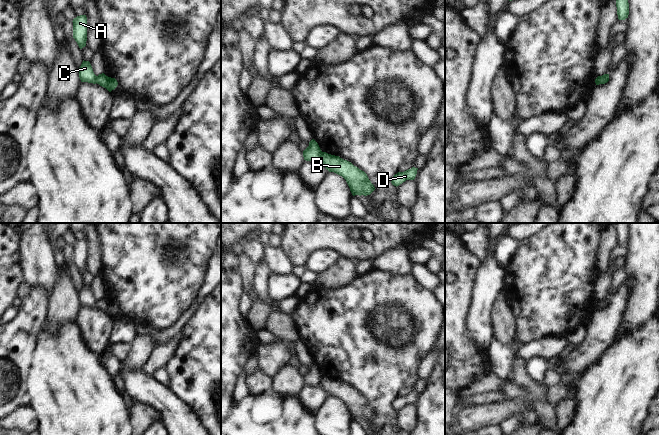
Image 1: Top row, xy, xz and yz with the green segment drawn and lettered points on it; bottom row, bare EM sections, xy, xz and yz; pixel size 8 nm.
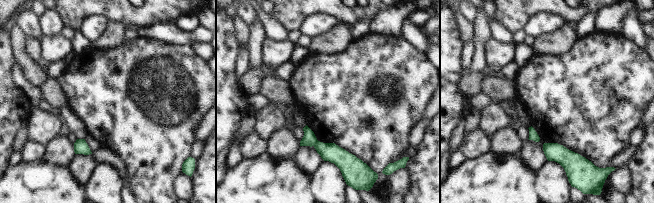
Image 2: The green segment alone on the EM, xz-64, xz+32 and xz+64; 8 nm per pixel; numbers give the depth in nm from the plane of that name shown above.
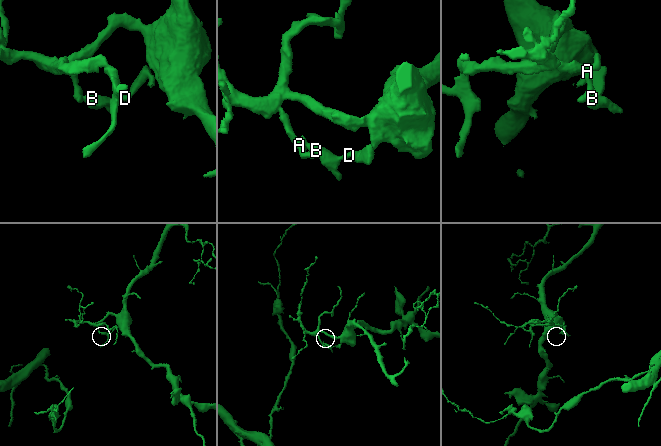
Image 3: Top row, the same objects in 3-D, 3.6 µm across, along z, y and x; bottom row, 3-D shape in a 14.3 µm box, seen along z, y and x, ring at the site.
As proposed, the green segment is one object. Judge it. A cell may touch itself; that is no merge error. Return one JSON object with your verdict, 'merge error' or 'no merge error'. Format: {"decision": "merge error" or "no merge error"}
{"decision": "merge error"}

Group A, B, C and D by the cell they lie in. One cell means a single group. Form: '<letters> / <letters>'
A C / B D

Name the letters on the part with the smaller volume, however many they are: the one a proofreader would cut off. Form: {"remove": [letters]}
{"remove": ["B", "D"]}

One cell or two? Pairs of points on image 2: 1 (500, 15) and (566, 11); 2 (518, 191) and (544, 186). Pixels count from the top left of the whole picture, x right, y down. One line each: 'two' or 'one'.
1: one
2: two

